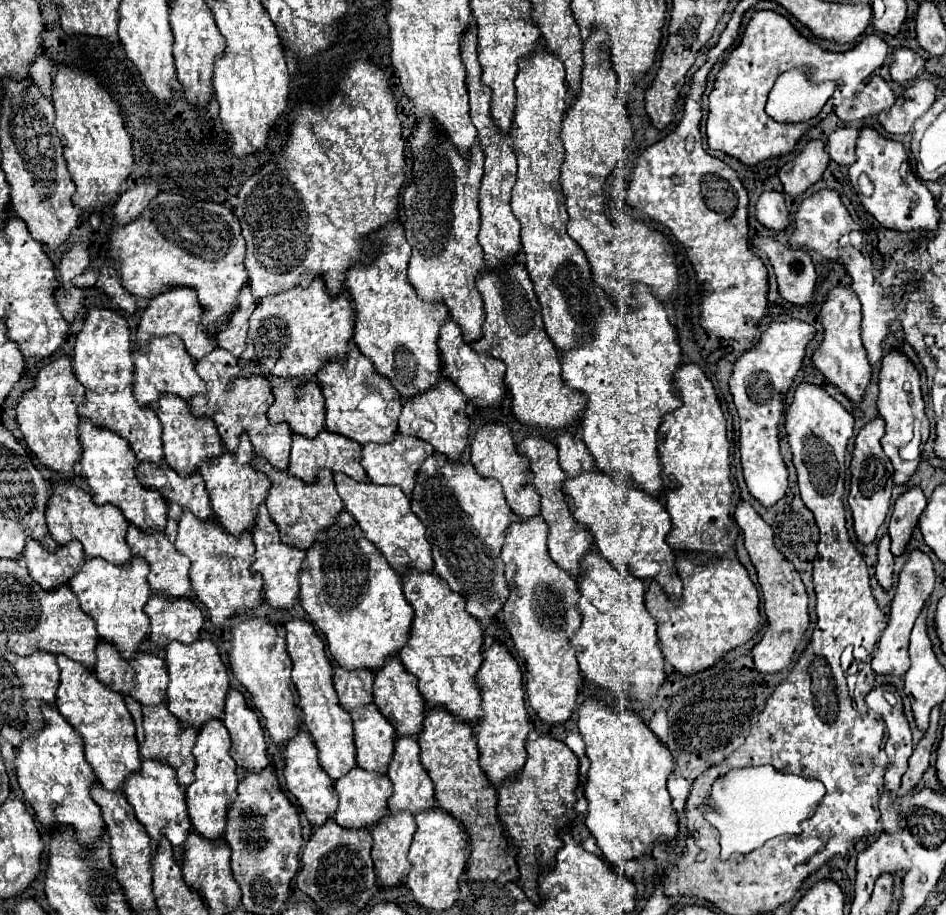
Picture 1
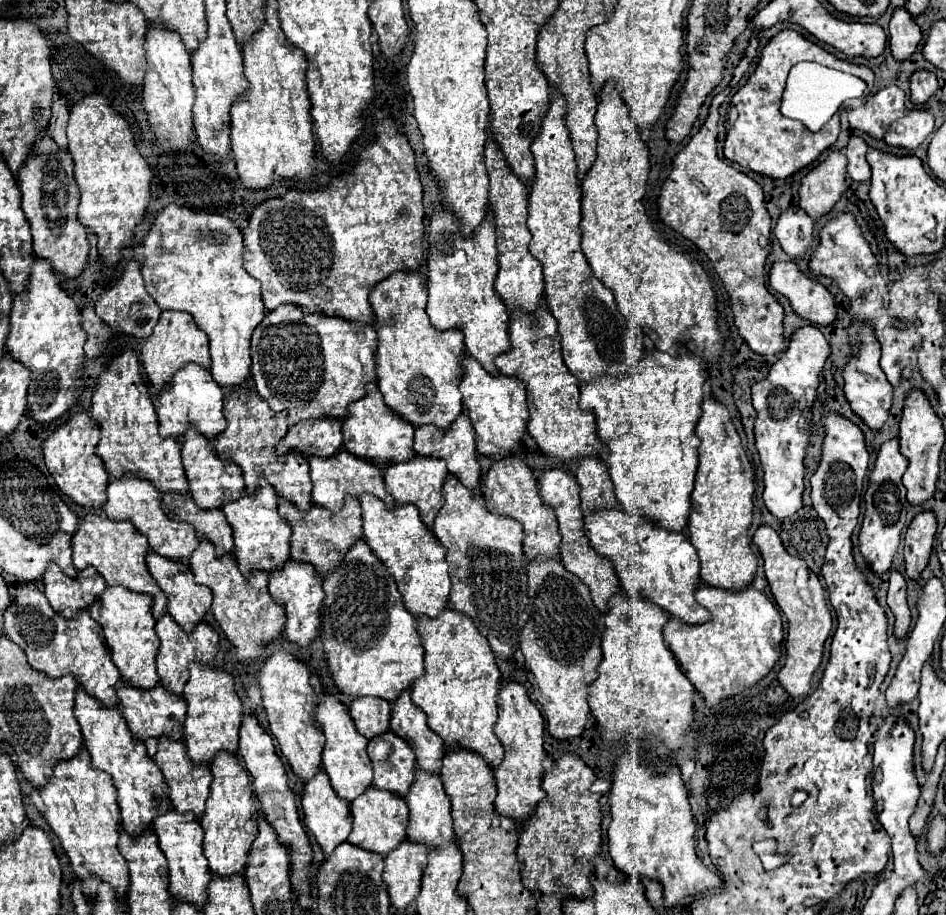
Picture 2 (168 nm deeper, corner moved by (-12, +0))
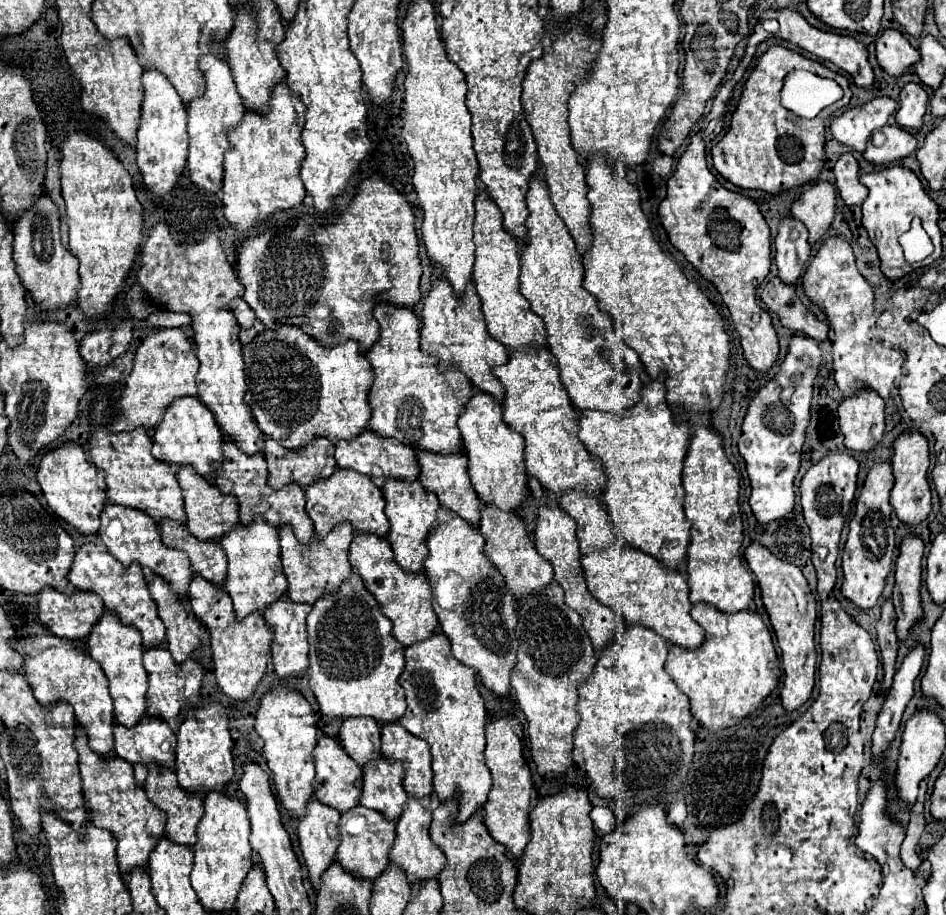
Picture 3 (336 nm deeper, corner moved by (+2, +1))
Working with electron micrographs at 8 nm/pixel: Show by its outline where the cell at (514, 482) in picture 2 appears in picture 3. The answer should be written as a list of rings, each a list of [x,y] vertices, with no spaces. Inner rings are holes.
[[[482,505],[480,509],[482,521],[480,521],[480,533],[484,533],[486,539],[486,555],[496,565],[496,569],[504,575],[508,591],[514,595],[516,601],[524,599],[528,593],[538,593],[544,587],[552,583],[552,567],[550,563],[536,551],[534,541],[526,533],[526,525],[522,519],[508,511],[498,511],[492,505]]]

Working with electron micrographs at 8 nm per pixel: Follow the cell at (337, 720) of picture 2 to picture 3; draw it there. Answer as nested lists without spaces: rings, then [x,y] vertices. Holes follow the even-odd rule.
[[[320,737],[314,749],[316,763],[316,779],[314,779],[314,795],[320,803],[336,809],[338,813],[346,813],[358,805],[362,795],[362,769],[344,753],[342,745],[330,737]]]

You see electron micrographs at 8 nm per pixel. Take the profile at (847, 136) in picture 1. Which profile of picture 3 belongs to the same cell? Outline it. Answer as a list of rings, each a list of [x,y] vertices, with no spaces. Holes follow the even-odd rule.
[[[844,153],[836,165],[834,165],[834,175],[836,175],[836,185],[838,193],[844,199],[848,207],[852,205],[862,205],[864,199],[868,197],[868,189],[858,181],[858,163],[850,153]]]

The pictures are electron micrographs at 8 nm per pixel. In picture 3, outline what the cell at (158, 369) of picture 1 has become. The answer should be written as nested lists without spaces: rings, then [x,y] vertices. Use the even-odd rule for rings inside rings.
[[[182,397],[182,399],[176,399],[166,409],[162,423],[156,427],[152,455],[154,459],[160,459],[162,463],[168,463],[176,469],[192,467],[206,481],[214,483],[216,471],[224,461],[222,443],[224,443],[224,435],[220,427],[214,423],[214,415],[208,411],[208,407],[204,407],[198,401],[198,397]]]

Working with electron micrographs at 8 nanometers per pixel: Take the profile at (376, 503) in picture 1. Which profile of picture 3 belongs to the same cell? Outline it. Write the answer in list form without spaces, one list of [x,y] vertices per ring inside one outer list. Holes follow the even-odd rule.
[[[354,535],[350,545],[350,563],[352,569],[362,577],[368,591],[380,603],[380,611],[392,621],[392,635],[396,635],[396,641],[400,641],[404,647],[410,647],[416,641],[424,641],[436,633],[438,619],[432,609],[434,597],[428,579],[424,573],[412,575],[400,569],[394,561],[388,539],[378,535]]]

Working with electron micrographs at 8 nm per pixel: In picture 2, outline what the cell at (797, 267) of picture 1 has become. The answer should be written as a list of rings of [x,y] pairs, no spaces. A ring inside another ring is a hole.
[[[774,262],[770,286],[790,300],[798,316],[812,324],[828,326],[836,318],[832,294],[818,280],[806,276],[794,262]]]

